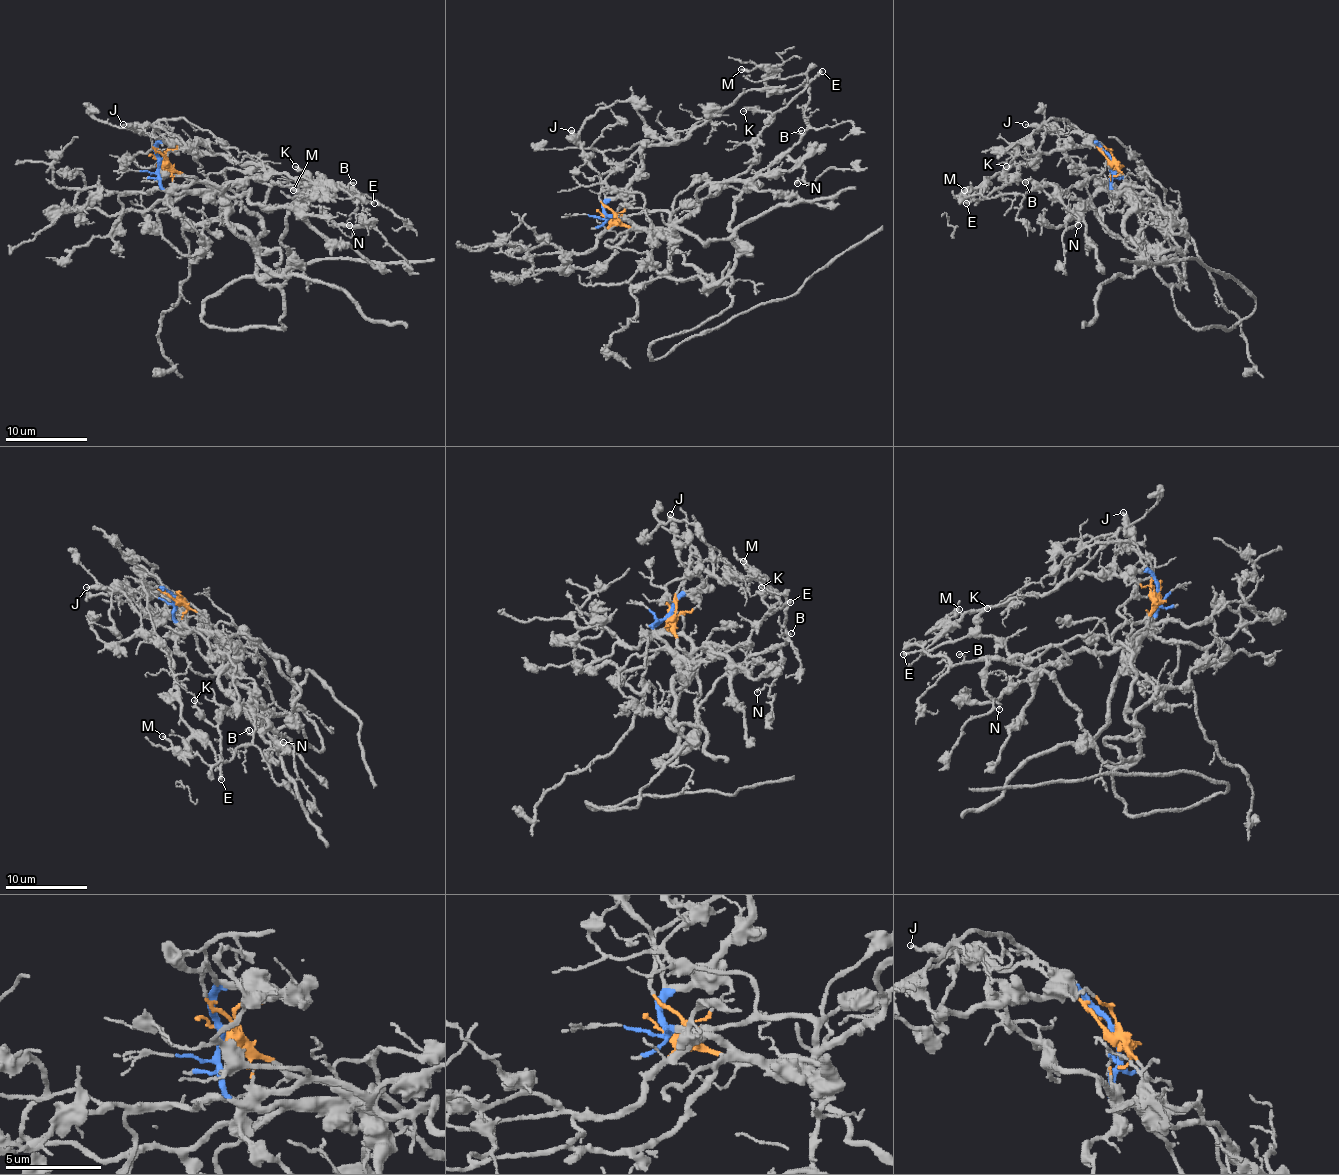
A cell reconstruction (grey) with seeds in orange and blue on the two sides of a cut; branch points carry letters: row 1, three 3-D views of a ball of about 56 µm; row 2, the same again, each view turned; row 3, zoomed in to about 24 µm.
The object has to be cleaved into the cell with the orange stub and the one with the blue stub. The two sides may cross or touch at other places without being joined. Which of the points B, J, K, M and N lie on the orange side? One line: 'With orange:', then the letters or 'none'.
With orange: B, K, N

